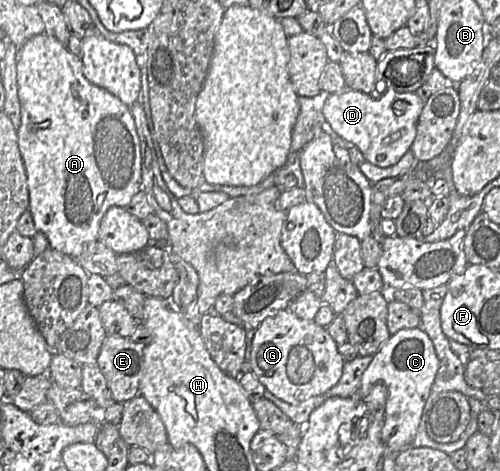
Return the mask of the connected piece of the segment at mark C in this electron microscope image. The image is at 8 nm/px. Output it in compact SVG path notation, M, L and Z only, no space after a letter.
M417 327L401 329L391 335L373 355L372 361L363 372L357 394L360 397L366 397L377 383L382 383L386 387L387 398L381 439L391 452L398 453L402 448L411 446L438 368L439 359L432 341Z

